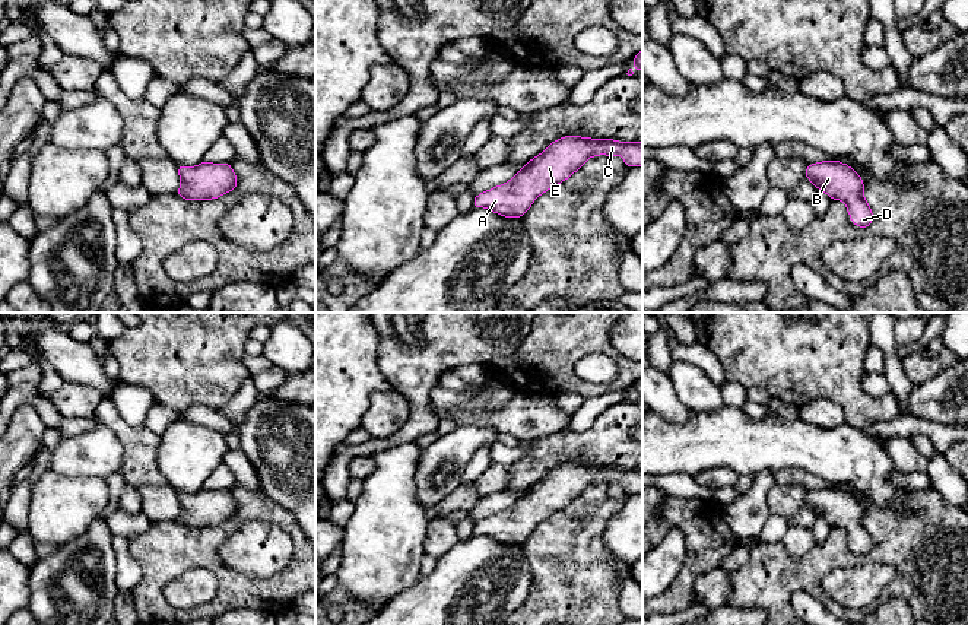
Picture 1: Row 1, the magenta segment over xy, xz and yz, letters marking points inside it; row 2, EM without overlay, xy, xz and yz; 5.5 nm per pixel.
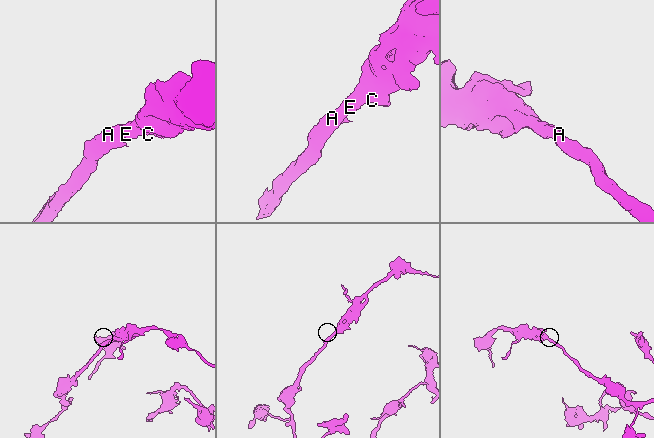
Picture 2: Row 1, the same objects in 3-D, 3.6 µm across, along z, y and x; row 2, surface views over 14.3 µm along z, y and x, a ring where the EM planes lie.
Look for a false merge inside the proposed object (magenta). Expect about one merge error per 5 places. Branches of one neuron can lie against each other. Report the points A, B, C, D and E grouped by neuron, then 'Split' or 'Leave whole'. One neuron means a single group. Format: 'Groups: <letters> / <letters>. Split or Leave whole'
Groups: A B C D E. Leave whole

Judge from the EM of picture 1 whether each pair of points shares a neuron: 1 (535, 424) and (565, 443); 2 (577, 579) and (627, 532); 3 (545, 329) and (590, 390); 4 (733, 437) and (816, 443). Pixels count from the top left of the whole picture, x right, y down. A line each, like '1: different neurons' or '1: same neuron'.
1: different neurons
2: different neurons
3: same neuron
4: same neuron

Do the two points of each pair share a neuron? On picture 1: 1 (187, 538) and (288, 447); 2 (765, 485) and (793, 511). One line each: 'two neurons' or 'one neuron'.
1: two neurons
2: two neurons

